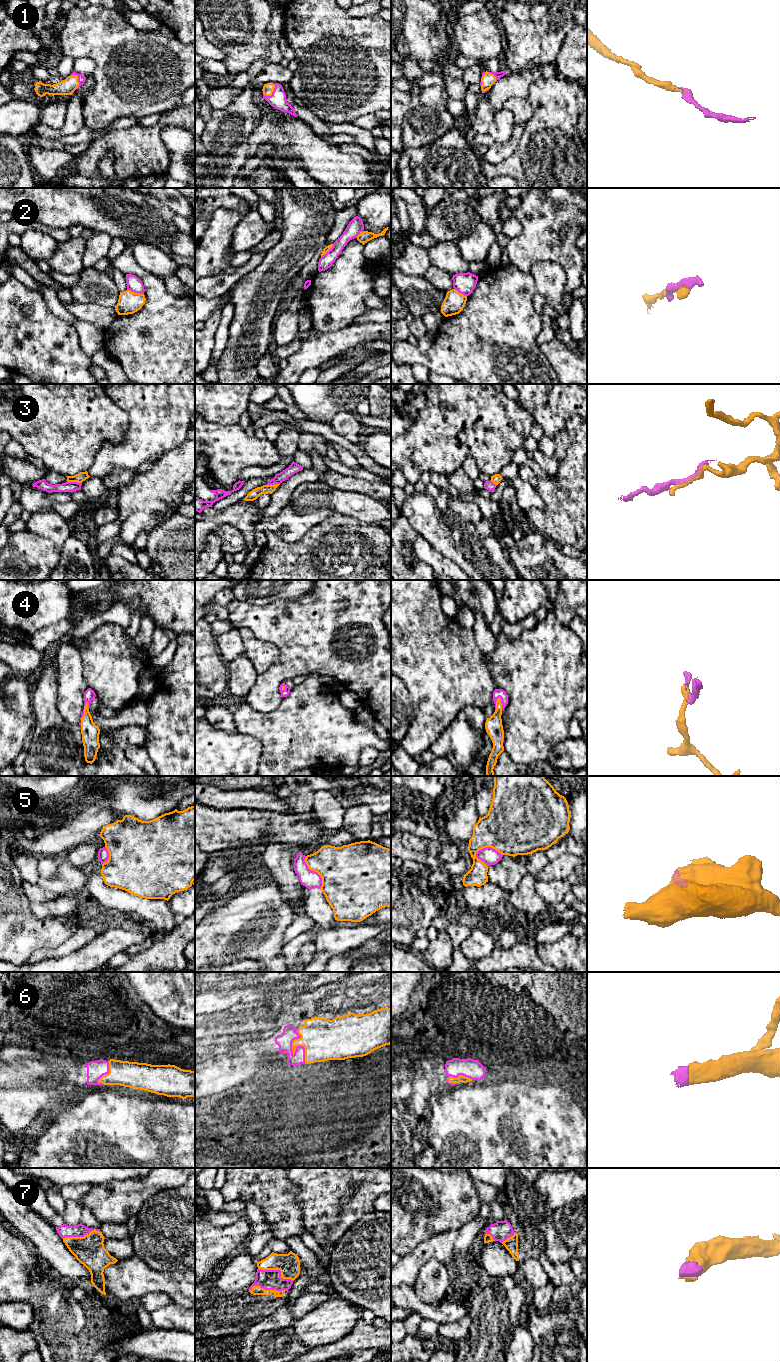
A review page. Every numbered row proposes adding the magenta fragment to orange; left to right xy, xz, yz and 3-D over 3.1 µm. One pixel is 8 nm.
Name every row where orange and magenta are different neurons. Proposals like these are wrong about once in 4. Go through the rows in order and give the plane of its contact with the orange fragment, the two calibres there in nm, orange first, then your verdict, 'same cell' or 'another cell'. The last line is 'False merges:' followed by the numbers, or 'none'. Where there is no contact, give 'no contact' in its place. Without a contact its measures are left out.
1: xz | 90/130 nm | same cell
2: xy | 180/120 nm | another cell
3: xy | 80/80 nm | another cell
4: yz | 140/70 nm | same cell
5: yz | 460/140 nm | another cell
6: xz | 340/120 nm | same cell
7: xz | 180/160 nm | same cell
False merges: 2, 3, 5

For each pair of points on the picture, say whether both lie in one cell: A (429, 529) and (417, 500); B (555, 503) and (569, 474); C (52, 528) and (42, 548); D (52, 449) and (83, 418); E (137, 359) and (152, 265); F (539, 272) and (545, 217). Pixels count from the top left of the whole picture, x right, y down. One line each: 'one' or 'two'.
A: one
B: one
C: two
D: one
E: two
F: two

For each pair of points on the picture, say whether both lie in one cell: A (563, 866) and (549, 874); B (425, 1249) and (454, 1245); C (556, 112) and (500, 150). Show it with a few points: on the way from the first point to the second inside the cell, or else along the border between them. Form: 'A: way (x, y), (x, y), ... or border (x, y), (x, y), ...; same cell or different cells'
A: way (560, 868), (552, 871); same cell
B: way (432, 1249), (447, 1245); same cell
C: border (526, 124), (518, 147), (509, 155); different cells

